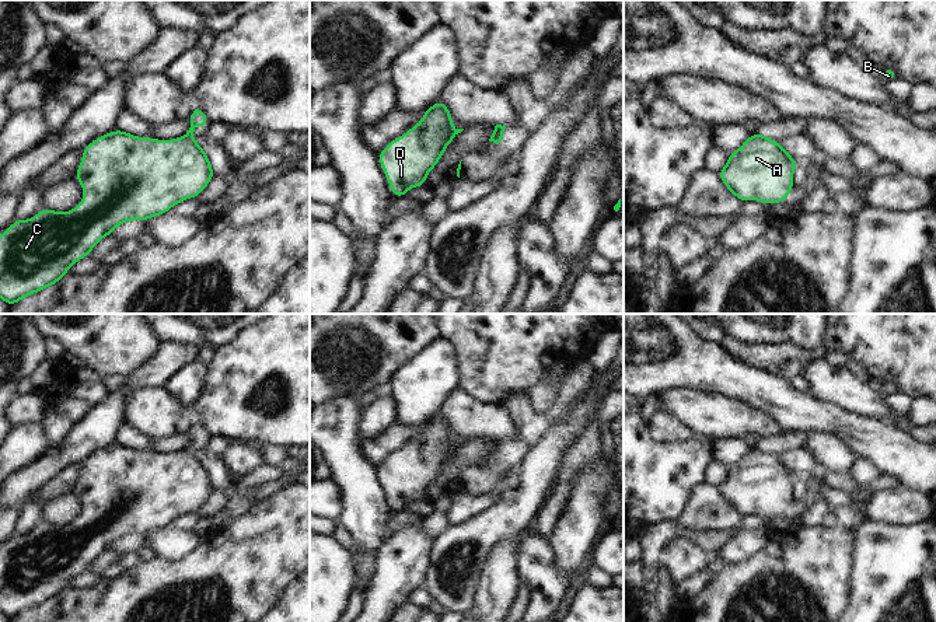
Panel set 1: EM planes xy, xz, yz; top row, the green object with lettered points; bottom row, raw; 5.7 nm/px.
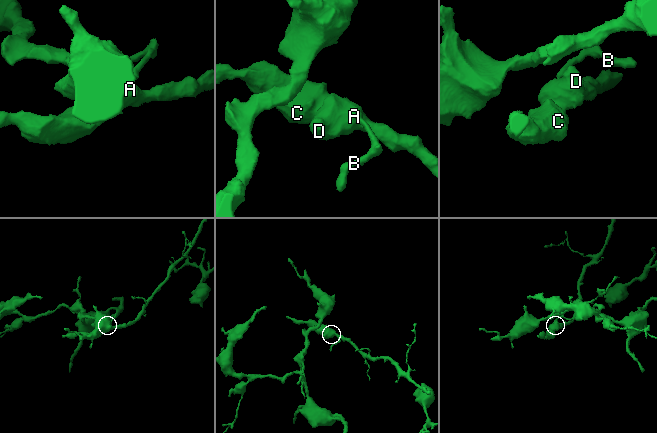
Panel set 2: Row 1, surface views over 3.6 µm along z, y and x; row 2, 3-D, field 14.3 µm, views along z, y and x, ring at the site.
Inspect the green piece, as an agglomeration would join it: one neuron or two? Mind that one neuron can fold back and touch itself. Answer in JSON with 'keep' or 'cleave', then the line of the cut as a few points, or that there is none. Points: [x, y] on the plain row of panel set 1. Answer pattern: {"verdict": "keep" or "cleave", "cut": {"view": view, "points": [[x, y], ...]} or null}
{"verdict": "cleave", "cut": {"view": "xy", "points": [[185, 447], [191, 451]]}}

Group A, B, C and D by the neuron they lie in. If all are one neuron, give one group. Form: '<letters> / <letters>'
A C D / B

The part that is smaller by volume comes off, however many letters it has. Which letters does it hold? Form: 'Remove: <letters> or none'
Remove: B.

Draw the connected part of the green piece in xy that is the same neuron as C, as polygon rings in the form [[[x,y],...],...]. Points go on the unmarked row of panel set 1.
[[[112,444],[83,462],[74,486],[84,504],[81,516],[70,525],[43,521],[32,532],[17,534],[0,548],[0,612],[8,619],[60,595],[78,574],[126,535],[146,535],[191,511],[199,511],[216,486],[202,459],[184,448],[158,454]]]

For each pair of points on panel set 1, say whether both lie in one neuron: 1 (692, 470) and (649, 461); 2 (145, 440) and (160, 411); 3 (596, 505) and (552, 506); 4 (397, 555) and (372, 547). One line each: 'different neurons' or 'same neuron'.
1: same neuron
2: different neurons
3: different neurons
4: different neurons

